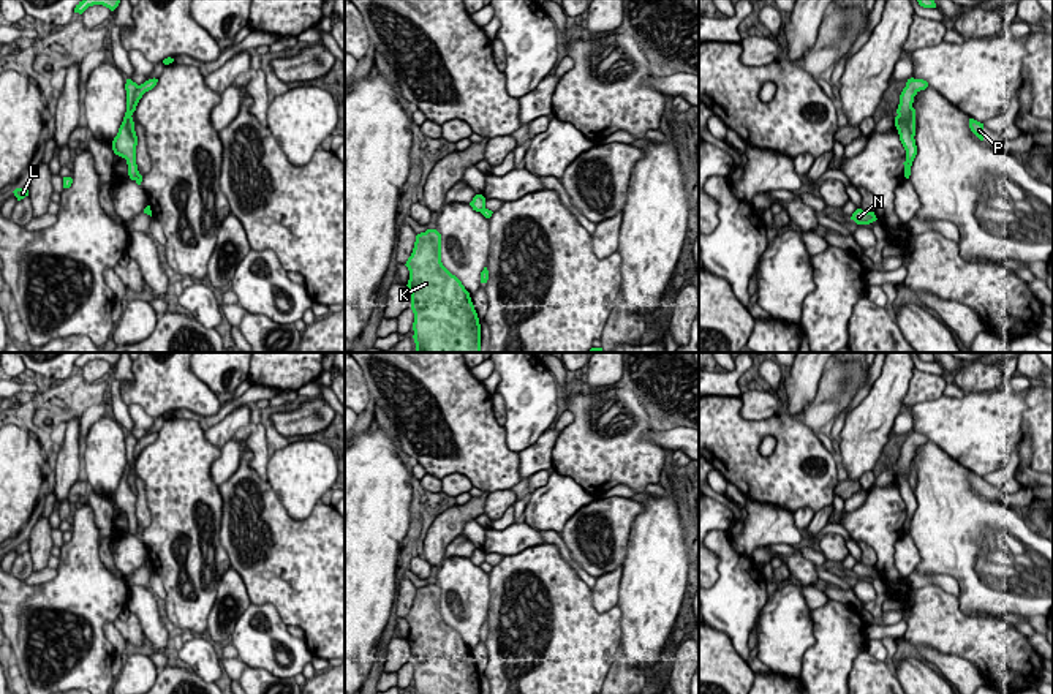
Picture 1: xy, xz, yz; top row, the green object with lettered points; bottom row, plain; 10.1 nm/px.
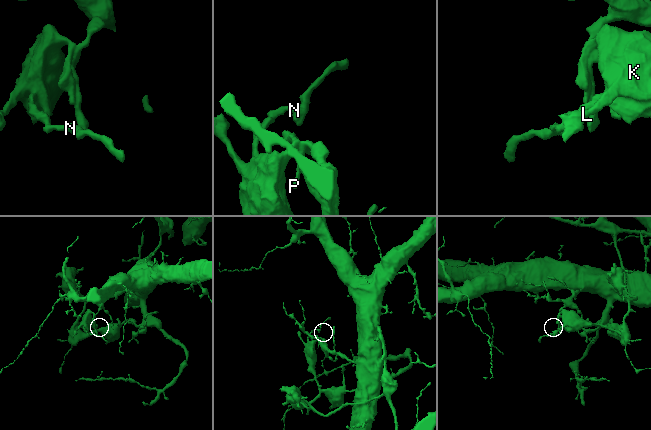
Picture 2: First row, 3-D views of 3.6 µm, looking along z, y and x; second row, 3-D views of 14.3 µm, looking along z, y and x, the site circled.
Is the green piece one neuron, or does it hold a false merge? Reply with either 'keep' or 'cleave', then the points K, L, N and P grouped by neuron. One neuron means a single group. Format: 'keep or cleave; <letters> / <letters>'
cleave; K L N / P

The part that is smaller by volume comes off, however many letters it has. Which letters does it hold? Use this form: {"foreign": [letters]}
{"foreign": ["K", "L", "N"]}

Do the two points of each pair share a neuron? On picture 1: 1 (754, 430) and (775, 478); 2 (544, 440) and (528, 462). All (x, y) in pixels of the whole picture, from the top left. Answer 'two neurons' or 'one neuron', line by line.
1: one neuron
2: one neuron

